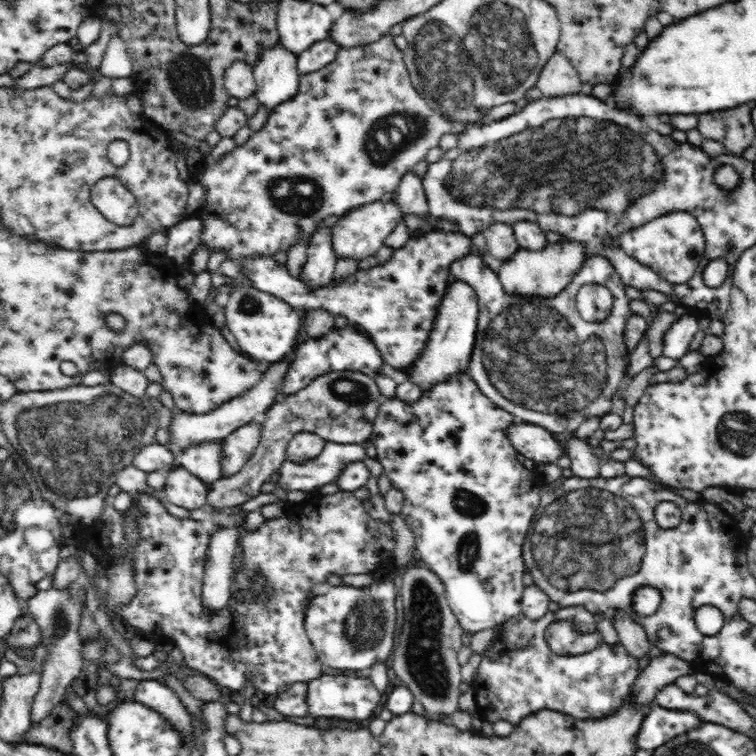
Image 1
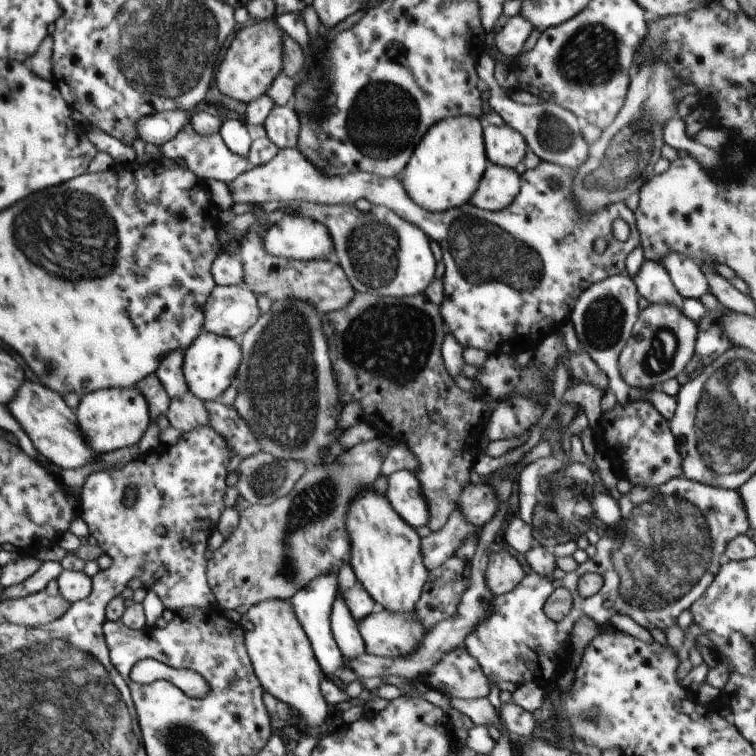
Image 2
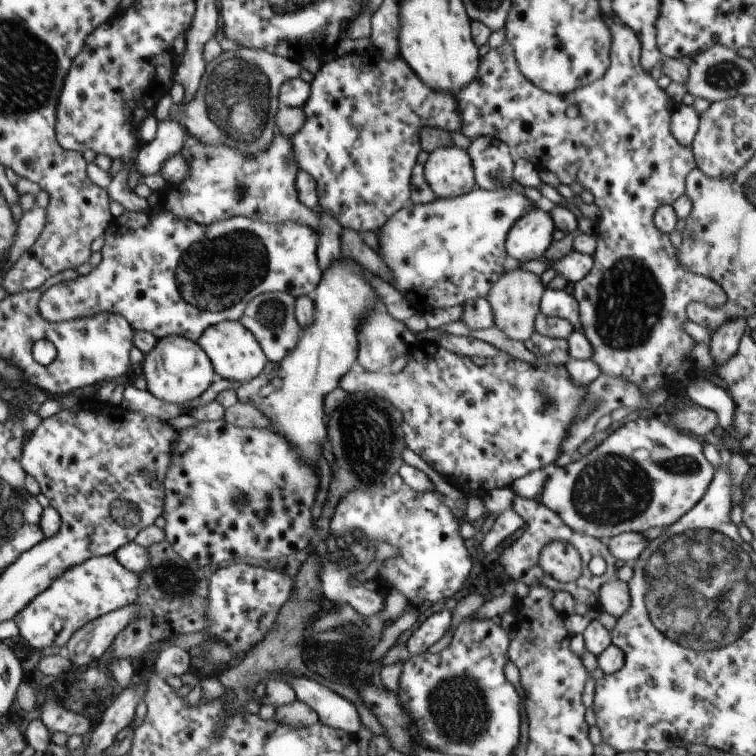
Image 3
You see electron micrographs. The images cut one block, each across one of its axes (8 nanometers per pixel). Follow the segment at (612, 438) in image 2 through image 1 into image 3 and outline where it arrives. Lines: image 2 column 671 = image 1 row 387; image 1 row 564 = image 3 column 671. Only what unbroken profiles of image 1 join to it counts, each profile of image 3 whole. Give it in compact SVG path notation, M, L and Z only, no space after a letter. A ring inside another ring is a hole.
M657 416L653 418L638 418L638 420L628 422L628 424L624 424L624 426L620 426L620 428L614 430L600 446L592 450L590 454L584 456L581 460L578 460L578 462L572 462L564 468L552 468L548 480L546 480L546 484L544 484L542 496L540 496L538 501L555 514L558 514L560 520L562 520L568 528L572 528L574 532L580 532L580 534L587 534L588 536L594 536L594 538L606 541L612 538L612 536L619 536L623 533L643 533L649 528L670 527L674 522L677 522L682 516L685 516L692 510L702 499L702 496L704 496L706 490L709 488L710 482L712 482L714 472L714 467L704 457L703 440L696 438L695 435L690 434L690 432L678 430L673 424L664 424Z

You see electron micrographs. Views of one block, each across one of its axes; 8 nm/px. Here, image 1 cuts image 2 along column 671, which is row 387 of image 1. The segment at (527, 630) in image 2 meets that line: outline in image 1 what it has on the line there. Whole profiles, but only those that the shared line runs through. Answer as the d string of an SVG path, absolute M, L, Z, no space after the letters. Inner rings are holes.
M471 253L452 263L450 274L453 280L470 285L477 295L479 316L476 344L467 372L486 397L510 412L516 420L538 424L558 437L564 432L566 435L575 432L587 419L604 417L610 413L613 400L622 399L624 389L633 380L628 375L629 351L624 343L627 321L633 313L631 302L626 296L626 285L604 255L586 258L570 284L554 298L513 296L505 292L497 272L492 271L479 256ZM584 284L605 286L612 294L612 311L602 322L586 322L577 310L576 297Z

